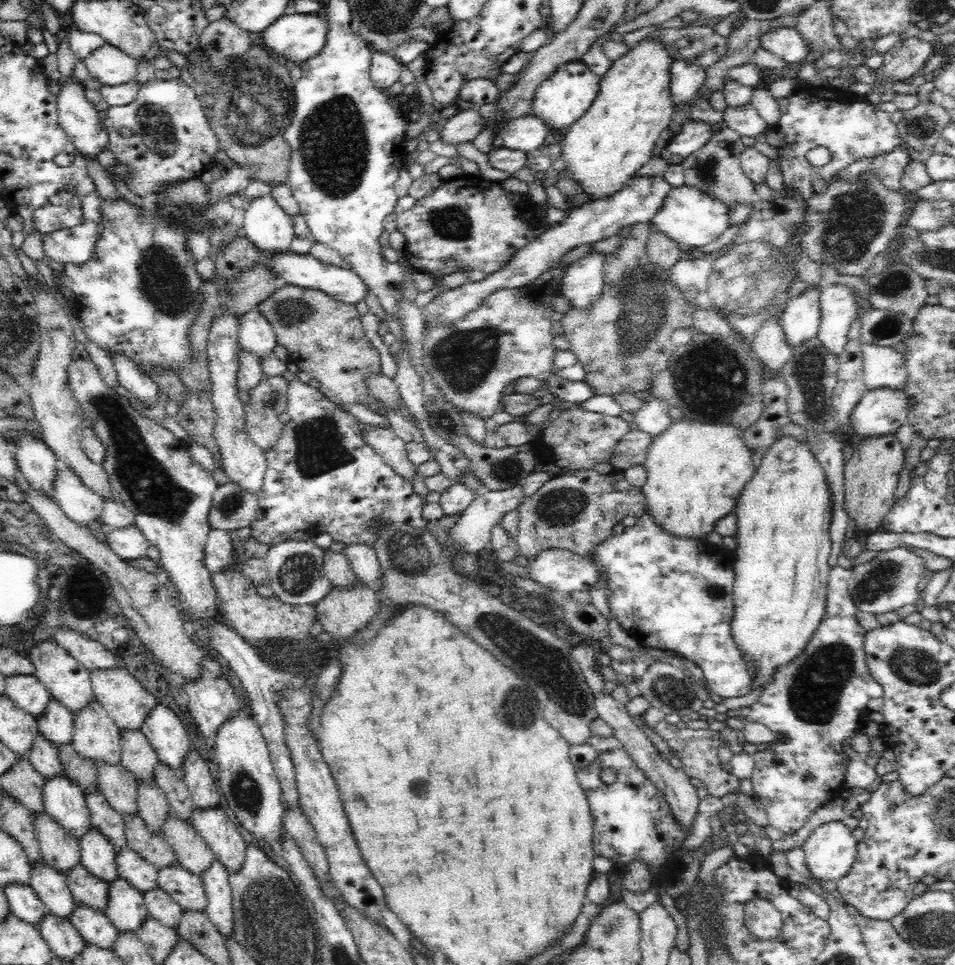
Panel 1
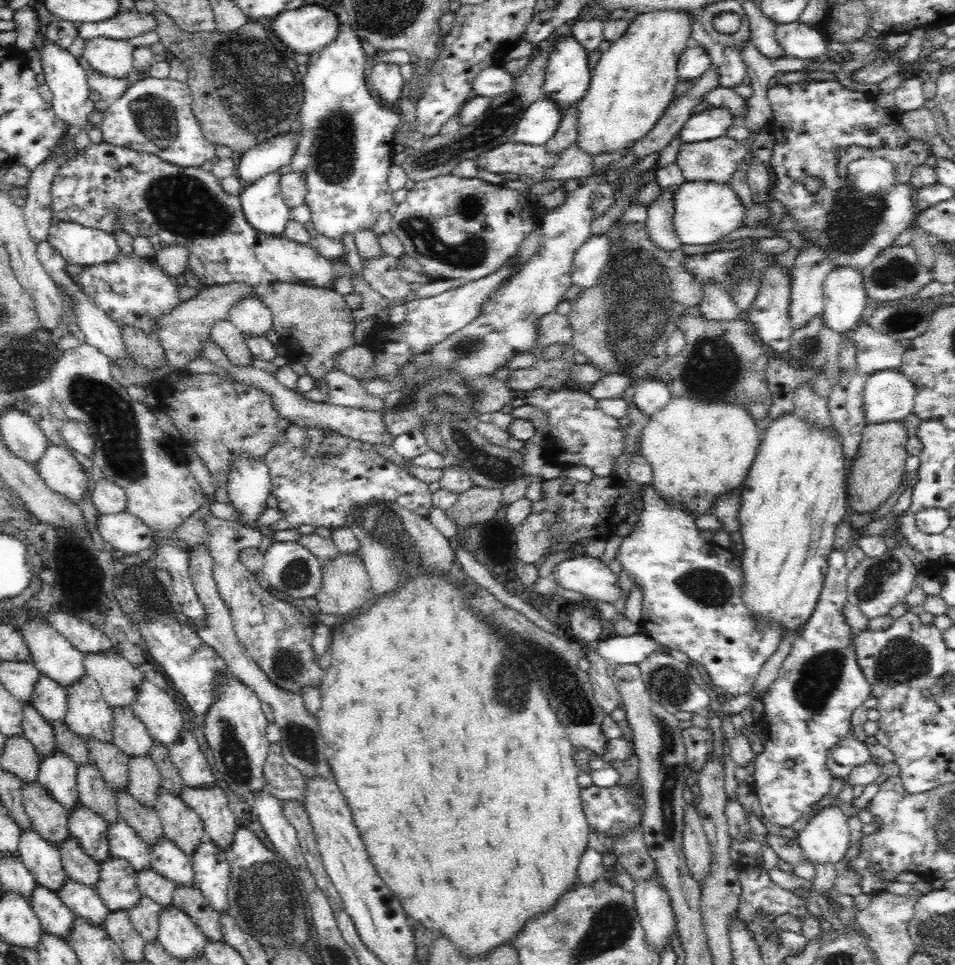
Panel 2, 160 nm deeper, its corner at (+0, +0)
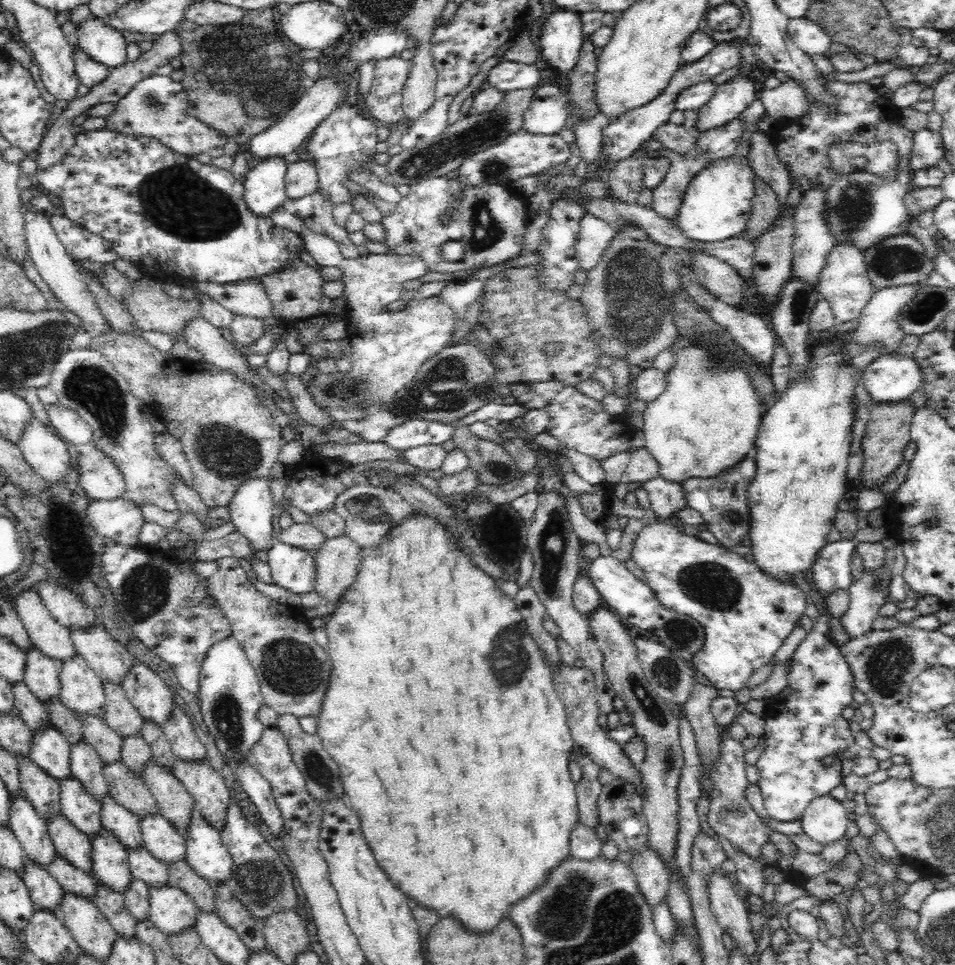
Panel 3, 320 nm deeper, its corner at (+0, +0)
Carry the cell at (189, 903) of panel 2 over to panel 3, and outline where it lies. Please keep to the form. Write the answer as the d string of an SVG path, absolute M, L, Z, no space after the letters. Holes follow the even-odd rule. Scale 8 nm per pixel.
M185 858L169 864L168 883L190 895L190 899L200 912L215 912L216 887L208 879L200 877Z

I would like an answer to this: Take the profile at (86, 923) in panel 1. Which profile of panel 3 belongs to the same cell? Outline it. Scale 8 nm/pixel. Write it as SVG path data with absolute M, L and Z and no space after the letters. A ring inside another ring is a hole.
M58 854L54 857L47 866L47 871L62 886L64 892L74 893L92 901L95 899L93 878L83 870L72 866L62 855Z

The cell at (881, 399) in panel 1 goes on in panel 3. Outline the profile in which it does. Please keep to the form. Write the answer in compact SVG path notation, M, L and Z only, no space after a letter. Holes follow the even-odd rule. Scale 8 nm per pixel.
M897 352L881 354L862 371L865 390L872 397L873 404L895 403L908 399L922 385L922 369L920 369L918 361L912 357L912 354L902 355Z

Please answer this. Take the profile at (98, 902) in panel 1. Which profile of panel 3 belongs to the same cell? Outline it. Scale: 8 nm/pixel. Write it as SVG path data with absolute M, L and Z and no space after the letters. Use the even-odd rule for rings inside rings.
M62 812L47 822L47 830L57 853L68 863L85 873L93 870L90 838L72 825Z

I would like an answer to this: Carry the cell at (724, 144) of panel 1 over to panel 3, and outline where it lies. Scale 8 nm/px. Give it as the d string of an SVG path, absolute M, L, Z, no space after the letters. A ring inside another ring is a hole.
M670 121L662 123L656 127L652 137L676 151L680 155L692 155L697 157L697 137L691 131L688 132L684 125L673 124Z

